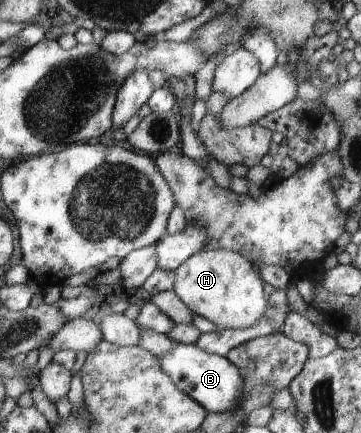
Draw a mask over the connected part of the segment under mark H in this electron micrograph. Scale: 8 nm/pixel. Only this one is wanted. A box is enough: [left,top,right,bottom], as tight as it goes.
[175,250,268,329]

